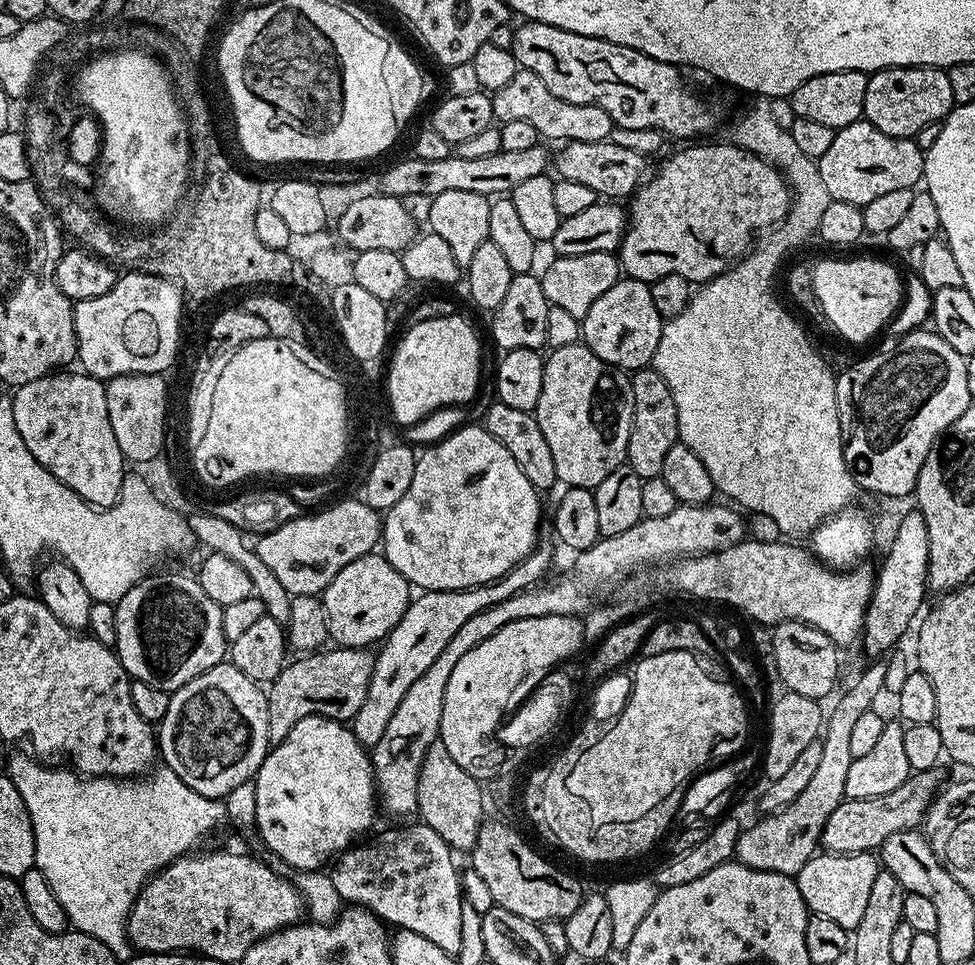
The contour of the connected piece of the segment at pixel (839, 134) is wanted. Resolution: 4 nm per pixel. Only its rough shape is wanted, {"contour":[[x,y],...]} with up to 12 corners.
{"contour":[[861,118],[818,163],[832,200],[862,206],[924,179],[915,139]]}

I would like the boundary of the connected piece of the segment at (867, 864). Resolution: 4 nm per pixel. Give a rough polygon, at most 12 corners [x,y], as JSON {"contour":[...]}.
{"contour":[[821,851],[794,879],[811,915],[854,930],[881,861]]}

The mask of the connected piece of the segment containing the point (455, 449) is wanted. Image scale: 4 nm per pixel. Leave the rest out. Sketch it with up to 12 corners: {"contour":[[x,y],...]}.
{"contour":[[482,426],[416,457],[382,554],[430,592],[536,549],[541,493]]}

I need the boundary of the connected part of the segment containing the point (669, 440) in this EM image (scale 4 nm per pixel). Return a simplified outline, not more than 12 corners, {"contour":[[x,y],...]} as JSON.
{"contour":[[654,366],[630,376],[626,464],[660,475],[679,441],[678,406]]}

